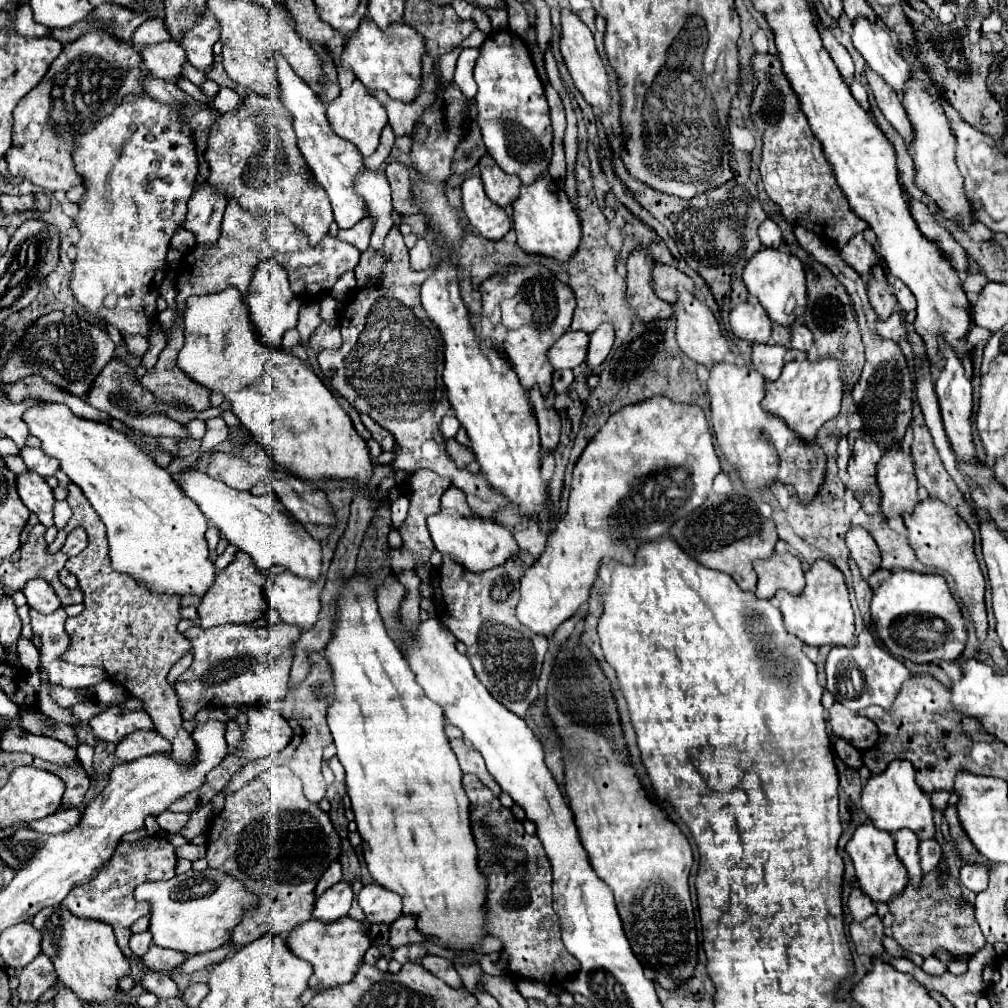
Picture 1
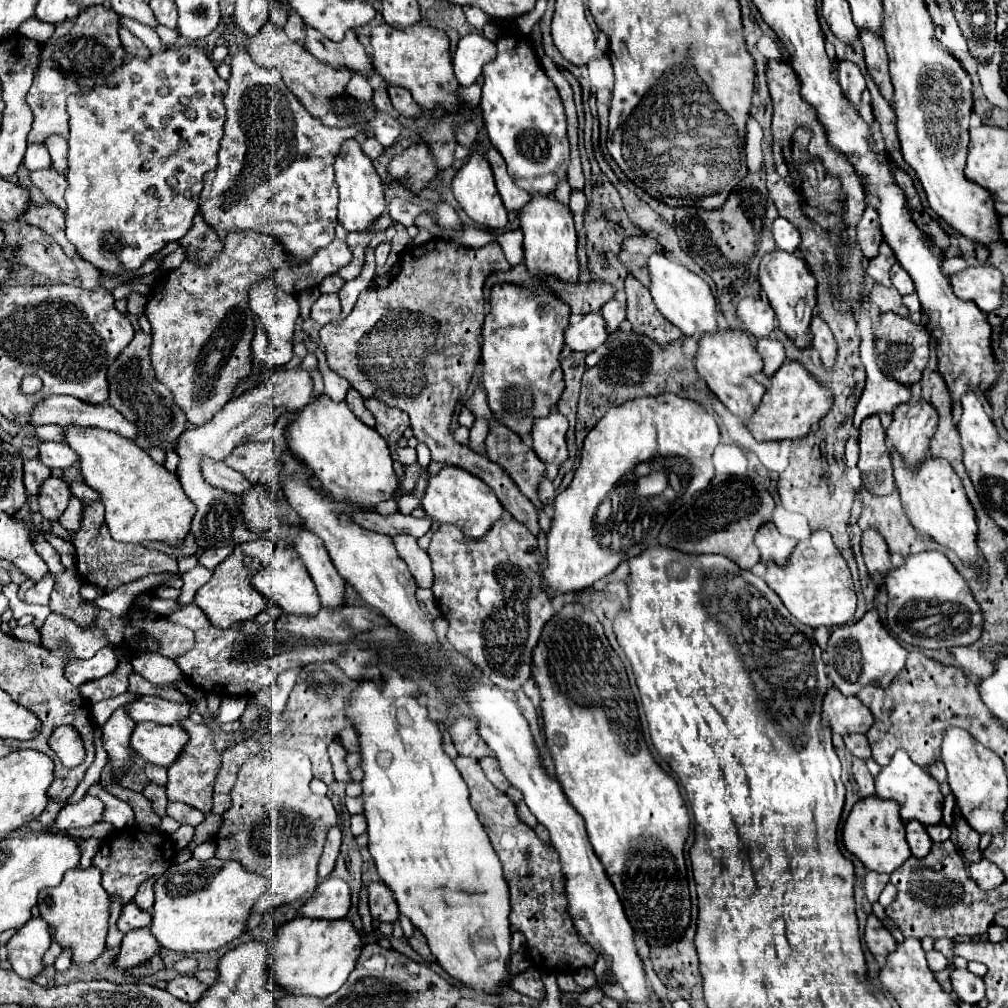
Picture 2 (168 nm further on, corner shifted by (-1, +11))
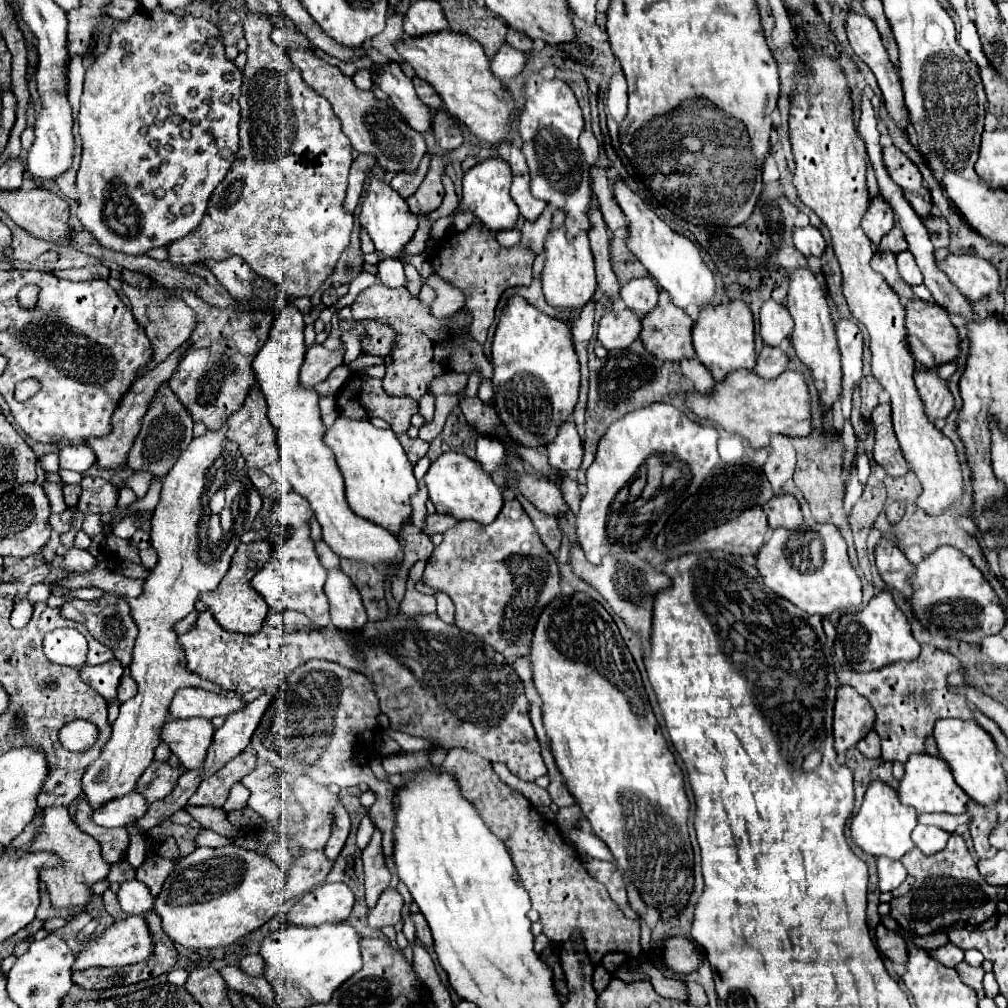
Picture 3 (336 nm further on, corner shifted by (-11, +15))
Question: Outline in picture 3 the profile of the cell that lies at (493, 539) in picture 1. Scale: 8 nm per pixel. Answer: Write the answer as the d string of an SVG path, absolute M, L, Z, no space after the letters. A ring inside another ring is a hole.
M454 451L442 453L430 465L428 473L424 475L424 483L428 487L428 495L432 503L436 505L436 511L448 513L456 519L472 519L482 525L488 525L496 519L496 515L504 505L504 493L500 485L496 485L496 481L482 471L478 461L462 453L454 453Z

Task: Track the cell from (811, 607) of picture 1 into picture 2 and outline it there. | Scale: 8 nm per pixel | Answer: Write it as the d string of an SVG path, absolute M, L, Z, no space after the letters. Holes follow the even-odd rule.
M814 531L808 543L798 543L786 567L768 563L766 583L782 599L790 613L812 629L842 627L854 619L856 593L852 585L852 575L848 563L838 553L830 533L826 531Z

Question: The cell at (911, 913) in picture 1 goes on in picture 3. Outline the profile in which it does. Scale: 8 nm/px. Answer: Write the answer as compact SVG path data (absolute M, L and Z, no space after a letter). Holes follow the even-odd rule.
M956 833L950 835L946 849L936 855L924 857L918 849L912 849L900 861L906 871L916 877L916 883L906 895L890 901L890 915L902 929L916 935L936 933L942 927L954 927L958 921L980 925L996 915L996 903L1006 895L1006 887L988 885L984 877L980 877L974 857L970 855L964 839Z

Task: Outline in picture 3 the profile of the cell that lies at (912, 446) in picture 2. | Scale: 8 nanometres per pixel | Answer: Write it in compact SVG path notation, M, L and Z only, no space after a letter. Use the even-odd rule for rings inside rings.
M920 365L914 379L916 379L918 393L924 401L928 419L936 421L936 417L948 417L950 411L954 409L954 397L948 389L948 383L936 373L936 367L928 369Z

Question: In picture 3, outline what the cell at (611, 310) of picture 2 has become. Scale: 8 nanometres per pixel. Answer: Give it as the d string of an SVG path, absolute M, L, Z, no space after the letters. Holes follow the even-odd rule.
M636 277L630 279L622 287L622 301L628 309L636 311L640 317L648 315L658 301L658 285L652 277Z

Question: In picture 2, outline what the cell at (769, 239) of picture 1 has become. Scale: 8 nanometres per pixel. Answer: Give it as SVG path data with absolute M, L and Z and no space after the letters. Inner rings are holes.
M778 217L774 223L772 223L772 235L774 235L774 241L778 245L778 249L784 249L784 251L796 251L798 245L800 245L800 233L792 227L790 221Z

